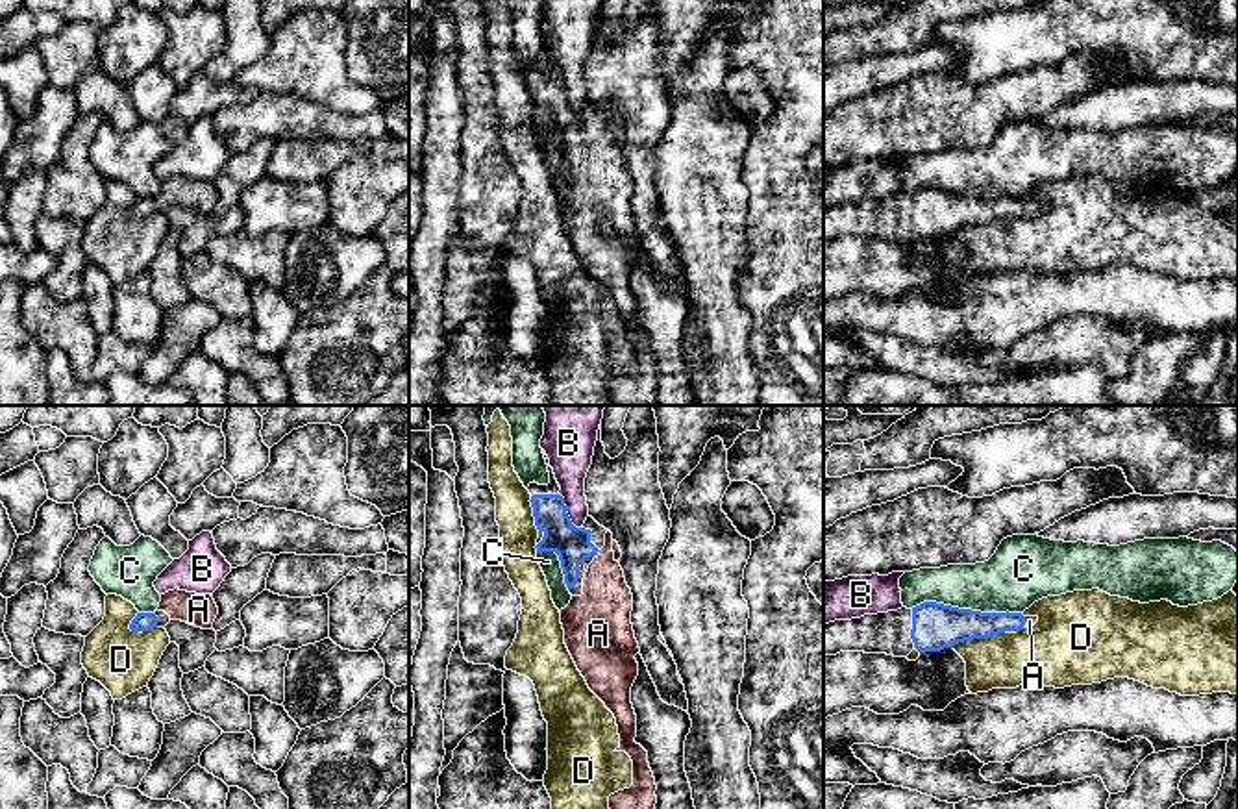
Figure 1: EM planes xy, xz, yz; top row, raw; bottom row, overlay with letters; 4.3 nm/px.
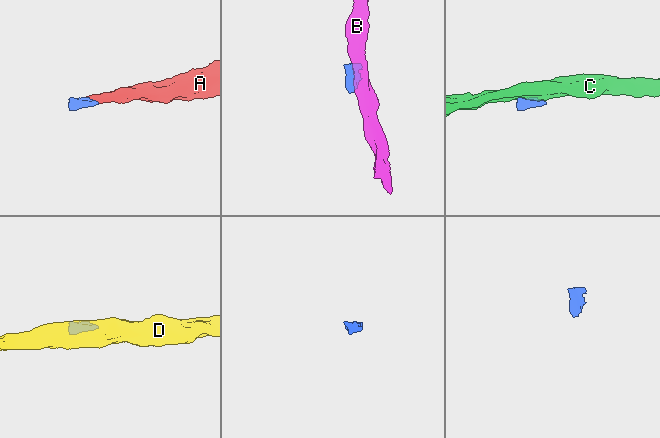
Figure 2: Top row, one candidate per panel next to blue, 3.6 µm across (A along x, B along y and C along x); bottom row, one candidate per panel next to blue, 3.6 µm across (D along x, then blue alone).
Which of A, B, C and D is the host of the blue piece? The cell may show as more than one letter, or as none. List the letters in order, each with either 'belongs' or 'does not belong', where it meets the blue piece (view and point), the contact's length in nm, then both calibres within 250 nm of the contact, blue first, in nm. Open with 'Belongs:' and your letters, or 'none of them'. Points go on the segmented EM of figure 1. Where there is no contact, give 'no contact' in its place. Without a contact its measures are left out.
Belongs: A
A: belongs | yz (1024, 621) | 30 nm | 140/50 nm
B: does not belong | xz (567, 513) | 190 nm | 160/190 nm
C: does not belong | yz (966, 609) | 480 nm | 200/280 nm
D: does not belong | yz (978, 637) | 240 nm | 200/260 nm

